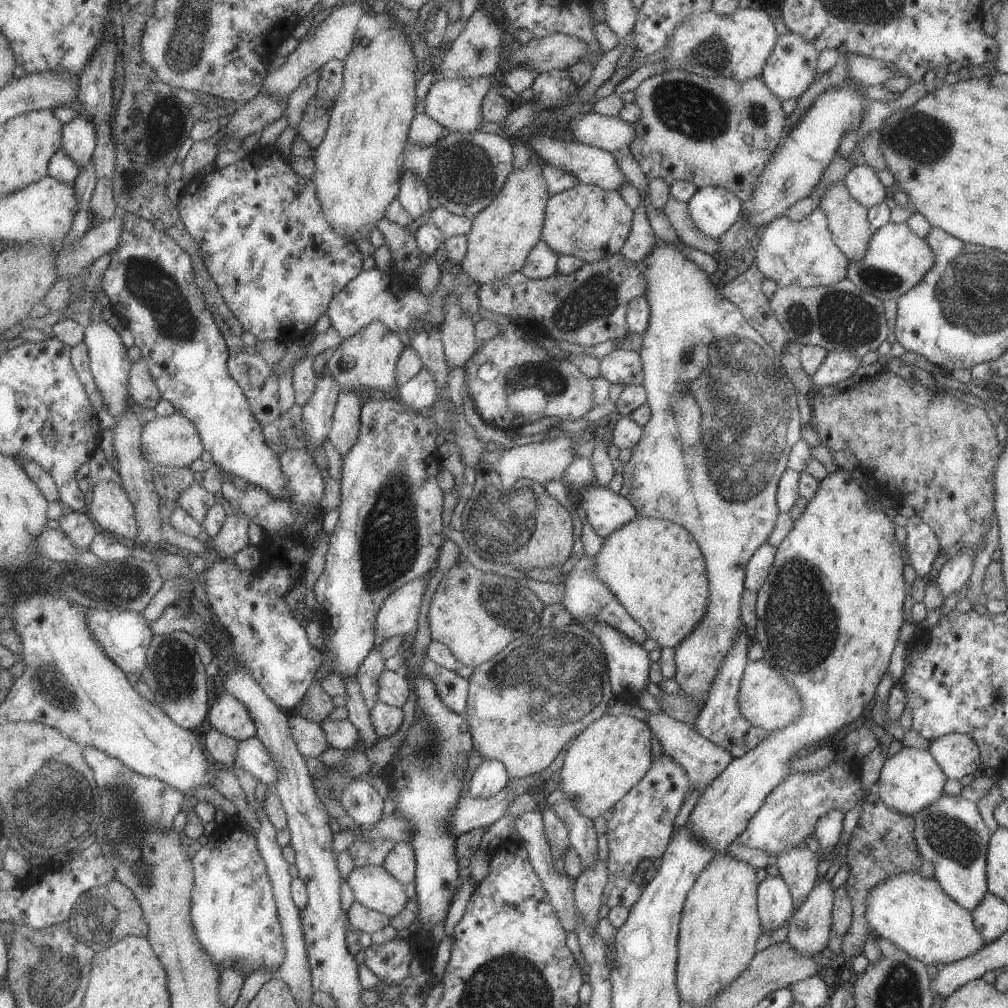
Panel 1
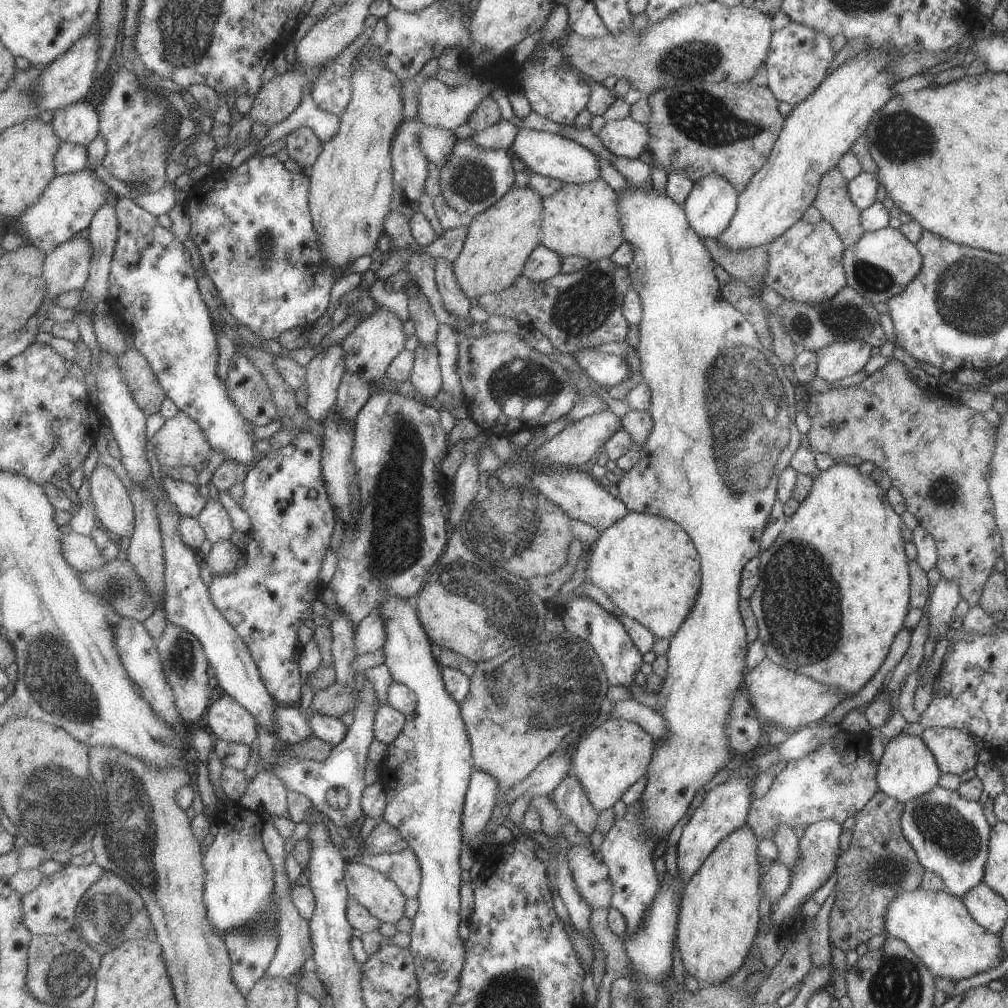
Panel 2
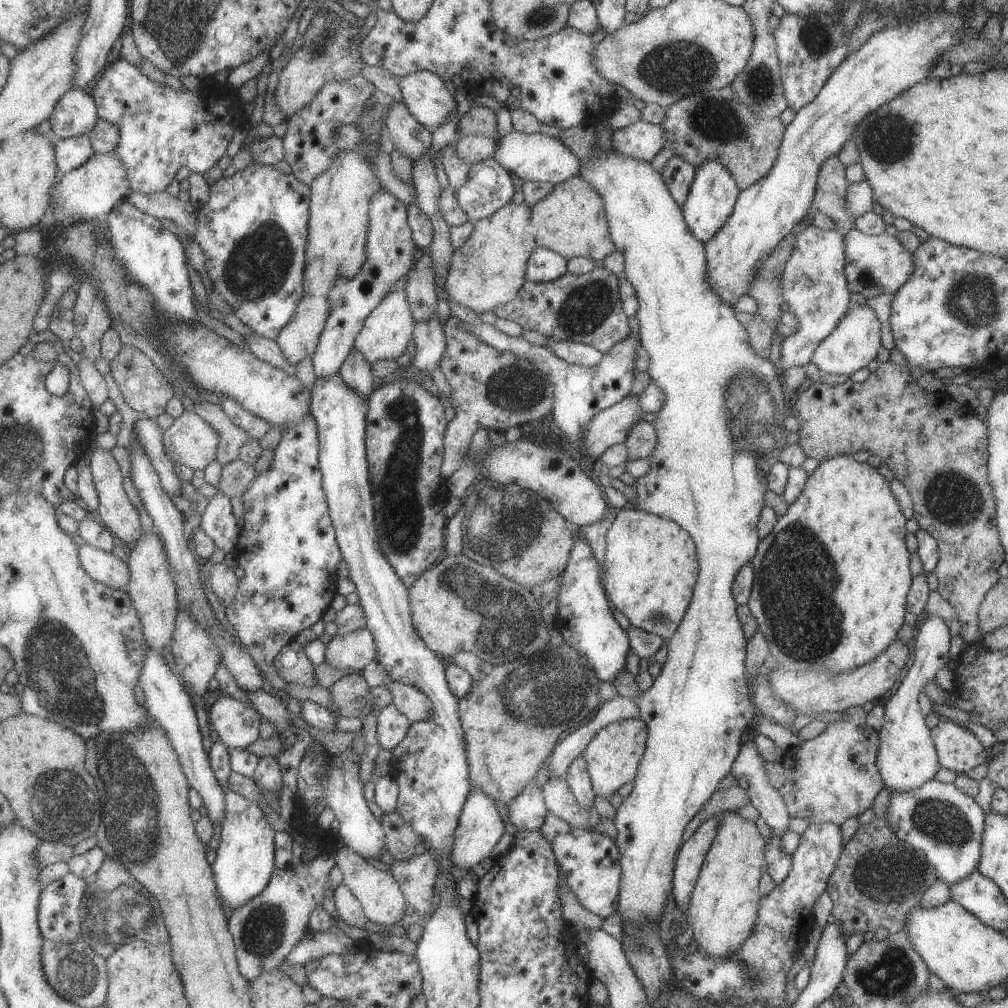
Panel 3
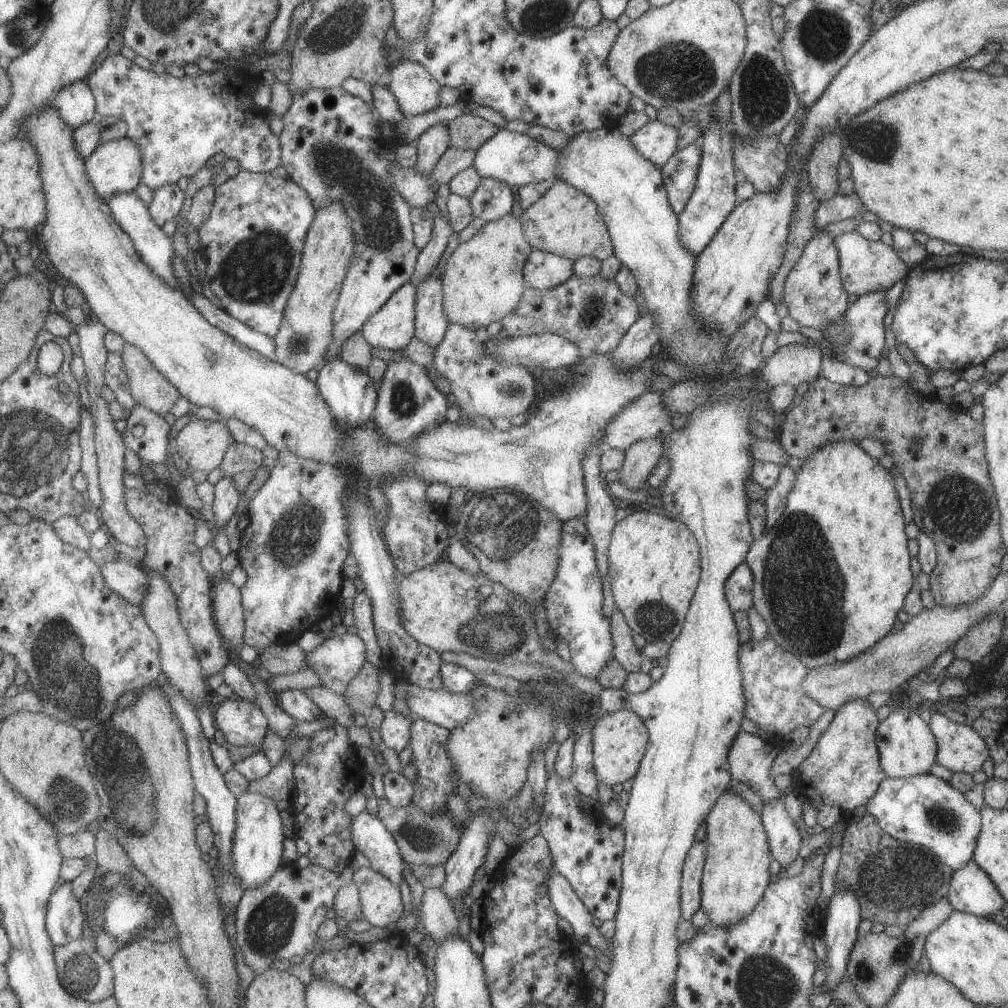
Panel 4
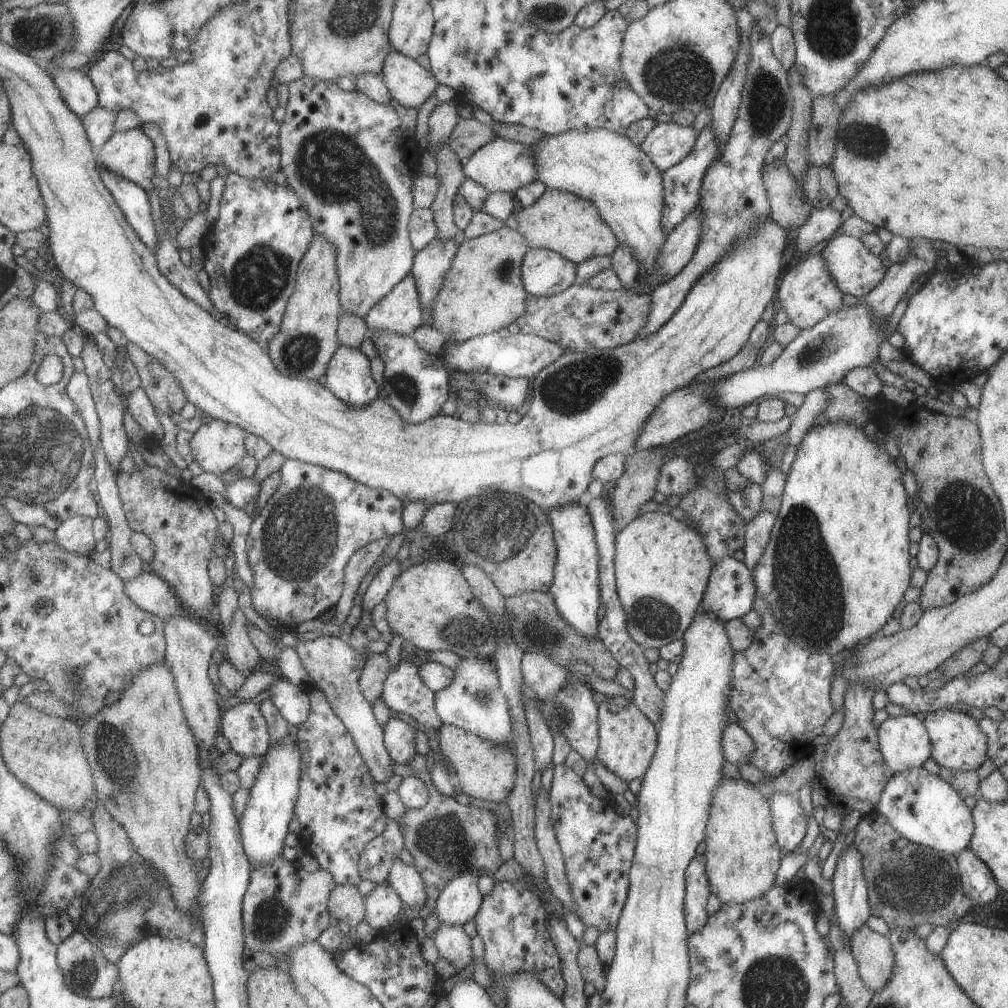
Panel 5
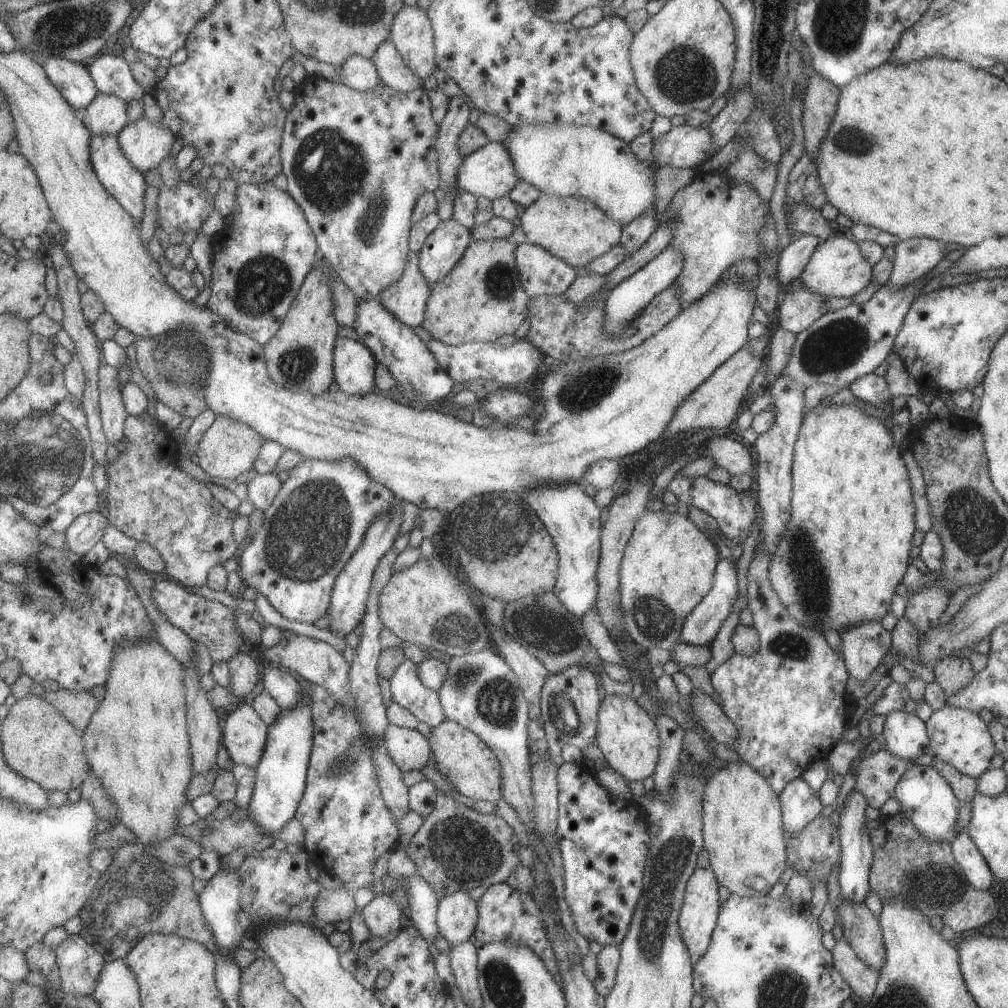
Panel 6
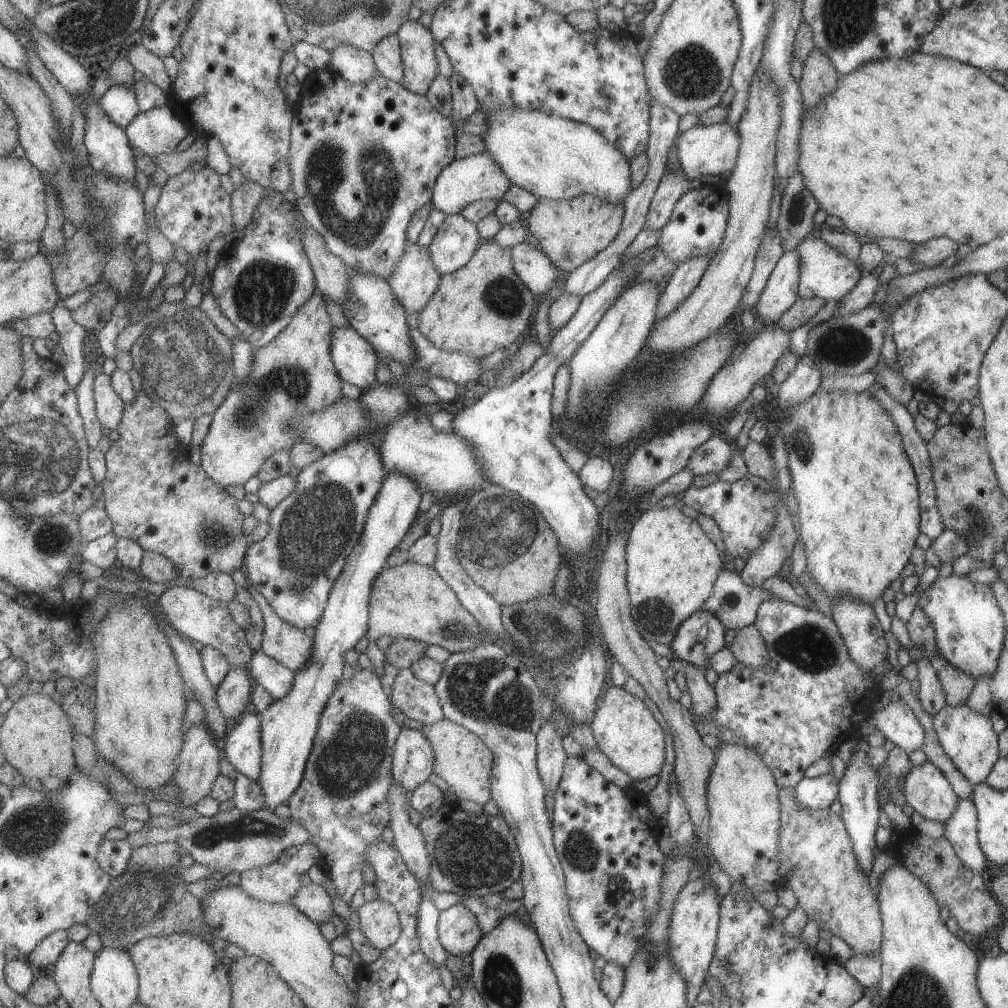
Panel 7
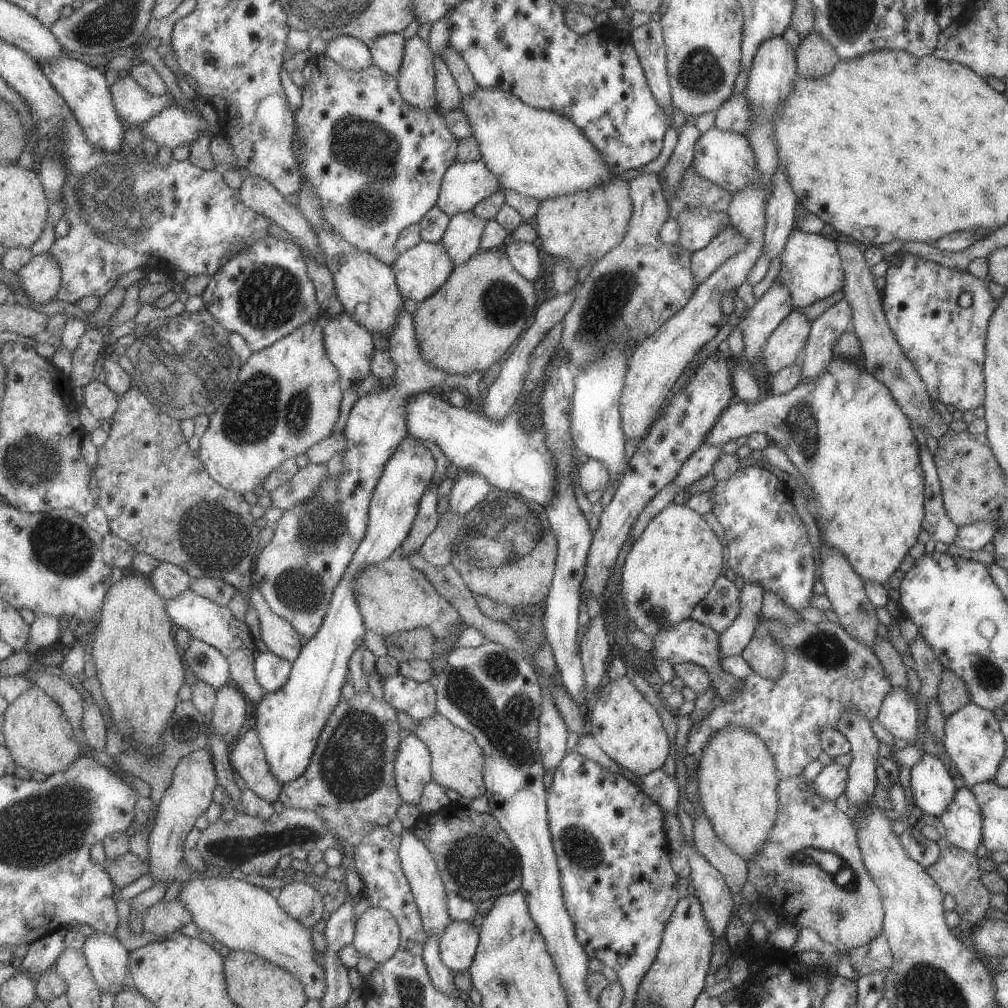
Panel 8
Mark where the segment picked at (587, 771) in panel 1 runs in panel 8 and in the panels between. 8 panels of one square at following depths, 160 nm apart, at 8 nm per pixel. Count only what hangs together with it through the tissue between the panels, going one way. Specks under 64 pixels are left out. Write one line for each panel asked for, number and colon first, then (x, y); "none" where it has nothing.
2: (607, 761)
3: (612, 755)
4: (618, 740)
5: (626, 739)
6: (628, 739)
7: (625, 731)
8: (624, 725)

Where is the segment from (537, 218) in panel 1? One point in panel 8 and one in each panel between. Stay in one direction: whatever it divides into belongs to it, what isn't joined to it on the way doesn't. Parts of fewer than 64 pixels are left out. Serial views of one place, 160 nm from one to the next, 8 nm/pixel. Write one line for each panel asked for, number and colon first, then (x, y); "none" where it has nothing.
2: (498, 241)
3: (488, 270)
4: (483, 281)
5: (483, 292)
6: (482, 298)
7: (484, 306)
8: (465, 327)

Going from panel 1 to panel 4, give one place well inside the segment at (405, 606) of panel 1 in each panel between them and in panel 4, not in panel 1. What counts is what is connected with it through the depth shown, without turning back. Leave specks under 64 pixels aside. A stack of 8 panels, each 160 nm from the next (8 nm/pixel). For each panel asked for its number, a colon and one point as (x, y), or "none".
2: (371, 635)
3: (353, 652)
4: (339, 659)

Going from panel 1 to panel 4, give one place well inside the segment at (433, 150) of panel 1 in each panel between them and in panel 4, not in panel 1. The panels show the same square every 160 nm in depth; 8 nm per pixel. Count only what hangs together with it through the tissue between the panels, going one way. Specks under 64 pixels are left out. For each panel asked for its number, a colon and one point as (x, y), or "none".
2: (473, 179)
3: (488, 187)
4: (492, 199)

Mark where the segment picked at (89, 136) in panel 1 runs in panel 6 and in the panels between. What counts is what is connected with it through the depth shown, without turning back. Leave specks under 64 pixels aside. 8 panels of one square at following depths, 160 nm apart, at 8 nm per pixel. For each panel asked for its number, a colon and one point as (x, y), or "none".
2: (79, 123)
3: (76, 114)
4: (76, 104)
5: (77, 88)
6: (76, 83)

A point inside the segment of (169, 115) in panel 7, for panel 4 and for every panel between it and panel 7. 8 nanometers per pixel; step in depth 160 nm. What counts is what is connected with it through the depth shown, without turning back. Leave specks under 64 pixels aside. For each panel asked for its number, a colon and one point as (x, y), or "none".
4: (116, 167)
5: (131, 154)
6: (145, 143)

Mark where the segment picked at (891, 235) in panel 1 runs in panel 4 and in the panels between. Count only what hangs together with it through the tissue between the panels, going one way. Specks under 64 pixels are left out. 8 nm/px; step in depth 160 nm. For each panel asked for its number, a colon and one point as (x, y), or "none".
2: (880, 263)
3: (873, 265)
4: (865, 266)

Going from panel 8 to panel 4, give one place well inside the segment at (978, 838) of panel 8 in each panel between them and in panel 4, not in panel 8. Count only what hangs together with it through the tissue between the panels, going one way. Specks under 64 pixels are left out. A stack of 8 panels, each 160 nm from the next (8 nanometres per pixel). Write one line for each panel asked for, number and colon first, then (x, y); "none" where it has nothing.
4: (970, 891)
5: (977, 884)
6: (976, 873)
7: (960, 831)

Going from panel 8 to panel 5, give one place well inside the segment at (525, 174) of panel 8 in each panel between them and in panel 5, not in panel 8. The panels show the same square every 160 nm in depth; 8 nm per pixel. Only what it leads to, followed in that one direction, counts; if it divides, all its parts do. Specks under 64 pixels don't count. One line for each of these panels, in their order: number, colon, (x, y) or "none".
5: (604, 167)
6: (581, 161)
7: (554, 158)

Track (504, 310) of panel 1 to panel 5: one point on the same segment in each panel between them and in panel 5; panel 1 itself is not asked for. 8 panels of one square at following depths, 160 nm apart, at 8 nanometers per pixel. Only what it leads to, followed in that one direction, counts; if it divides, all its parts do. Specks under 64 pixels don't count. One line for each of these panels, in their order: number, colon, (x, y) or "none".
2: (575, 311)
3: (586, 309)
4: (592, 313)
5: (580, 318)

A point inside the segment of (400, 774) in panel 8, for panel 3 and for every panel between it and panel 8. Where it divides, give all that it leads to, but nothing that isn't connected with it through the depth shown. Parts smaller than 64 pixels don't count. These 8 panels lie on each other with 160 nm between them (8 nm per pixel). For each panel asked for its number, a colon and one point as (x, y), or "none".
3: (393, 726)
4: (396, 730)
5: (400, 740)
6: (411, 750)
7: (414, 761)

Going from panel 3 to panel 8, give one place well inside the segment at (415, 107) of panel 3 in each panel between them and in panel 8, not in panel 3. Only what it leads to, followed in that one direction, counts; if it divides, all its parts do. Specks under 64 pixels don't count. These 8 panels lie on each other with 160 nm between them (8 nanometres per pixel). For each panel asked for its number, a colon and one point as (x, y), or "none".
4: (417, 91)
5: (411, 84)
6: (395, 72)
7: (388, 57)
8: (388, 51)

